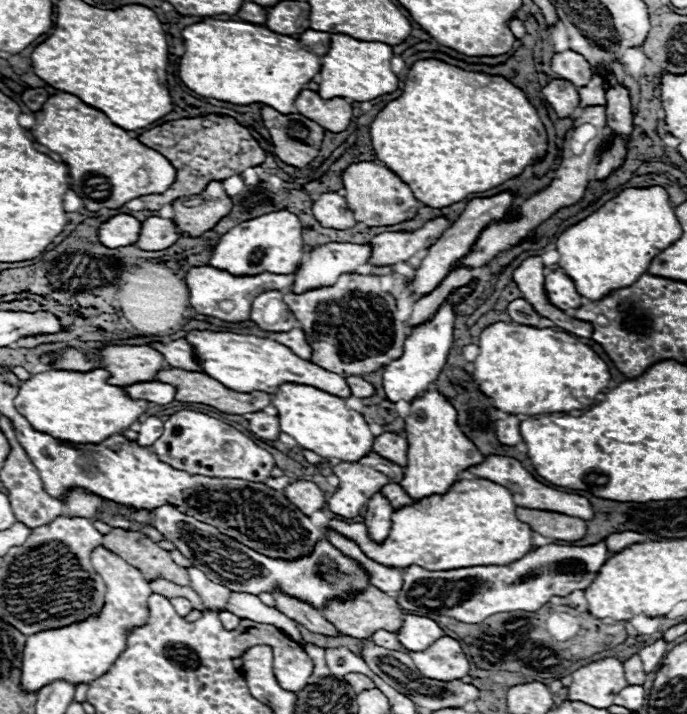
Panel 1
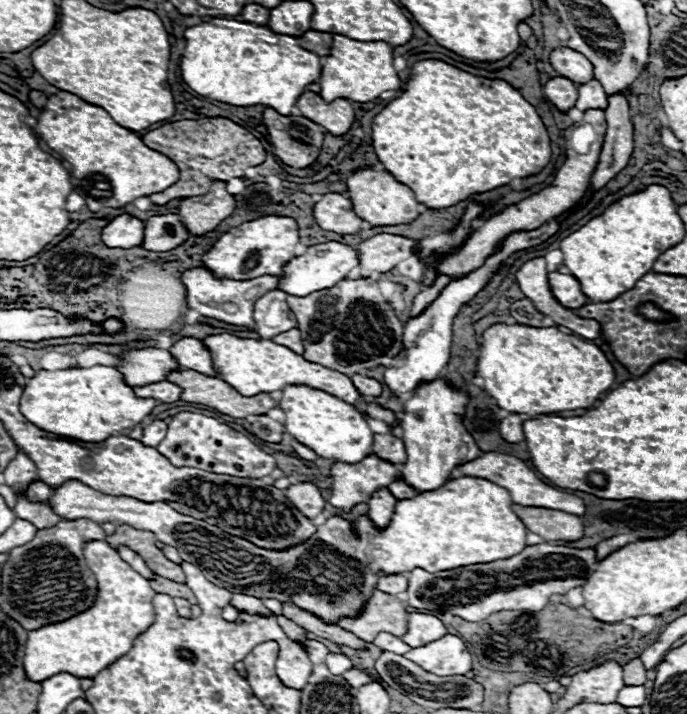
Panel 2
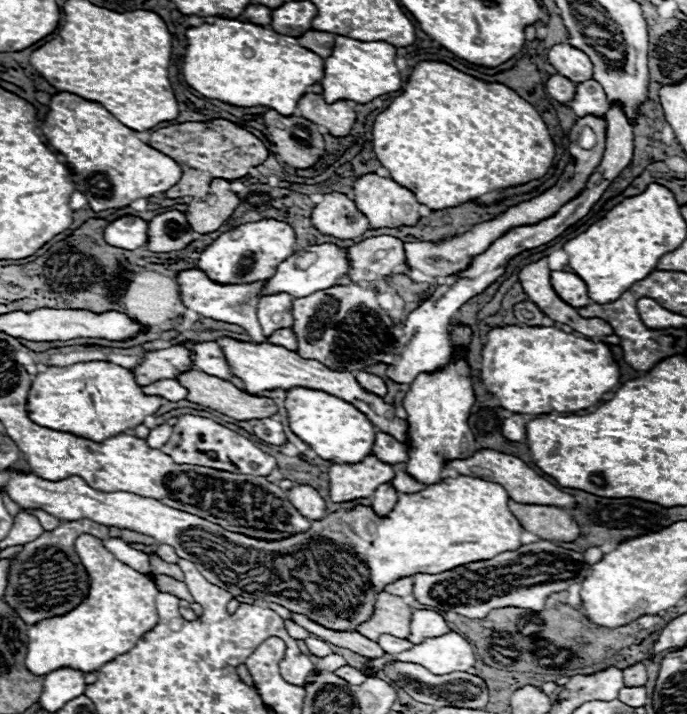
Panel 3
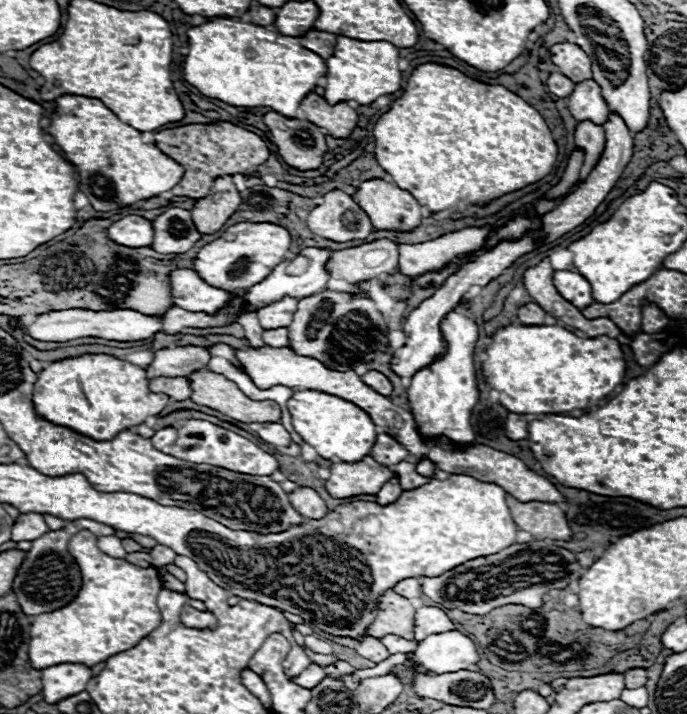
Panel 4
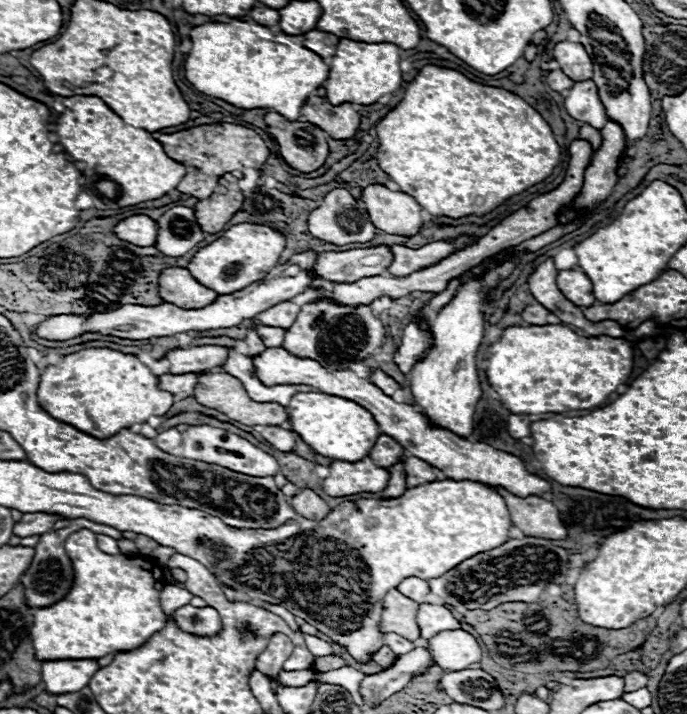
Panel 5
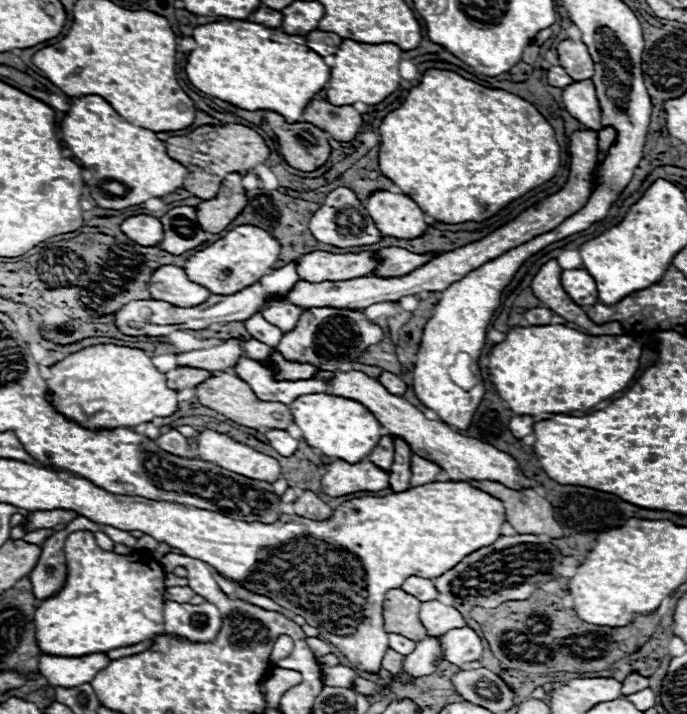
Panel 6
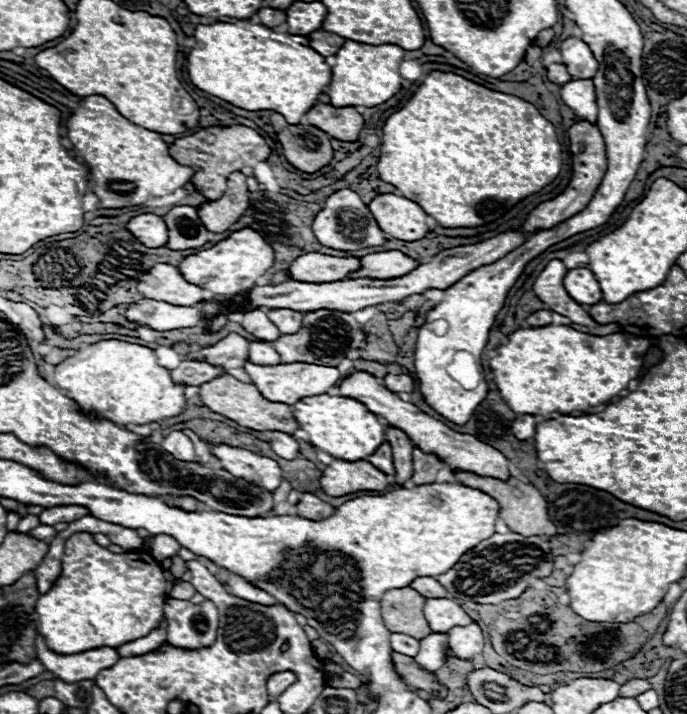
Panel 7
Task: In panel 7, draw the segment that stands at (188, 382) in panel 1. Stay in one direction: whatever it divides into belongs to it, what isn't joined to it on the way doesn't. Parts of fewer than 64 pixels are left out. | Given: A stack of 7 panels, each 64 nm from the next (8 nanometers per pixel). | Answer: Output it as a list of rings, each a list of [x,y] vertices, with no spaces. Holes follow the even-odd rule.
[[[222,374],[210,382],[204,382],[200,386],[200,400],[216,414],[222,414],[234,422],[238,422],[240,426],[246,426],[246,428],[252,428],[252,430],[280,430],[280,432],[288,432],[292,434],[298,424],[292,416],[292,408],[288,404],[282,404],[282,402],[270,402],[266,398],[260,396],[260,392],[254,388],[254,384],[246,384],[246,382],[240,382],[236,380],[234,376],[230,374]]]

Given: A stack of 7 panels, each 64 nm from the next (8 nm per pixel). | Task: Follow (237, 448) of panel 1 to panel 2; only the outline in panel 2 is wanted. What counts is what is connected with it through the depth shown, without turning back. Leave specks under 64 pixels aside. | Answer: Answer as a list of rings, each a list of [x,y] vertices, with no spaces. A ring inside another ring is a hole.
[[[180,412],[172,416],[168,422],[166,440],[162,440],[156,450],[170,460],[170,464],[182,468],[198,468],[214,474],[228,474],[238,478],[266,478],[274,468],[274,456],[260,450],[250,438],[232,430],[230,426],[218,422],[216,418],[196,414],[196,412]]]

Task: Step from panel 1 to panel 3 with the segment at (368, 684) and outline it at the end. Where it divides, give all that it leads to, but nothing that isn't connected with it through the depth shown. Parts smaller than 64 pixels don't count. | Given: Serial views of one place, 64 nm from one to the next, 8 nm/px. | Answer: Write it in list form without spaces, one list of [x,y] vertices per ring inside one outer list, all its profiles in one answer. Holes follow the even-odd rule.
[[[342,666],[340,670],[336,670],[336,676],[342,676],[346,682],[350,682],[352,686],[358,686],[358,684],[362,684],[364,680],[366,680],[366,676],[360,672],[360,670],[356,670],[356,668],[352,668],[352,666]]]

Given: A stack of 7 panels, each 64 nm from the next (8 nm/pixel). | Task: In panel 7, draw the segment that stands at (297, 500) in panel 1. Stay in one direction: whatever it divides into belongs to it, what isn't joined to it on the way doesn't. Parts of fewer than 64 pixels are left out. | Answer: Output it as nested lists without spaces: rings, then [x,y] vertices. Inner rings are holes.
[[[306,492],[302,496],[302,500],[296,504],[296,514],[302,516],[302,518],[308,518],[308,520],[324,520],[324,518],[330,518],[334,512],[334,508],[320,500],[318,496]]]

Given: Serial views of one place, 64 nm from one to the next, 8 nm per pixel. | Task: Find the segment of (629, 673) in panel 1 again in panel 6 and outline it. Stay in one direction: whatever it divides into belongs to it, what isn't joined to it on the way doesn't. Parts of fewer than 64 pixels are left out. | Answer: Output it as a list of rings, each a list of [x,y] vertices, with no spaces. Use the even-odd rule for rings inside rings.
[[[630,674],[630,676],[622,682],[622,694],[628,696],[628,694],[634,694],[634,692],[646,688],[646,686],[648,686],[648,678],[644,678],[644,676],[640,676],[640,674]]]

